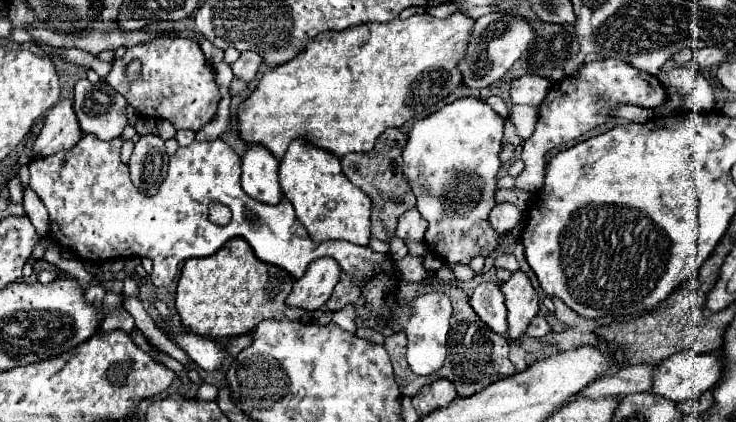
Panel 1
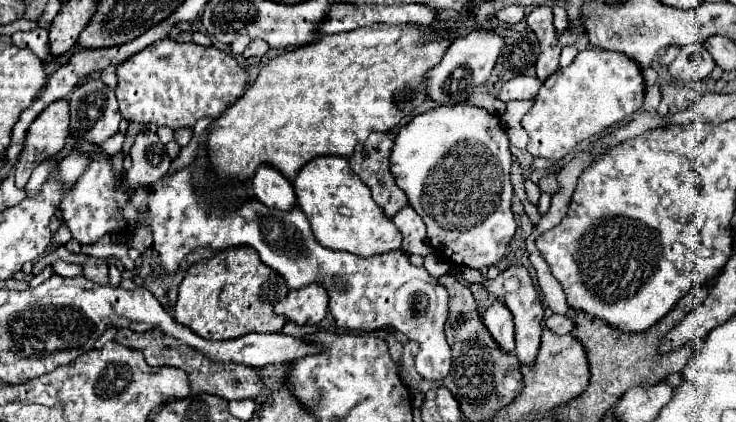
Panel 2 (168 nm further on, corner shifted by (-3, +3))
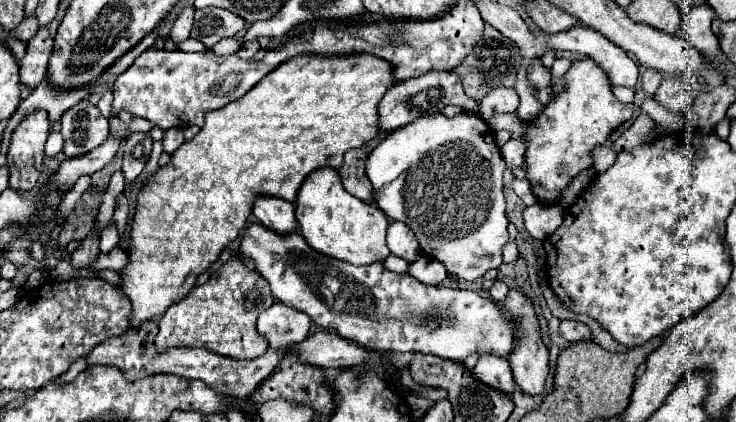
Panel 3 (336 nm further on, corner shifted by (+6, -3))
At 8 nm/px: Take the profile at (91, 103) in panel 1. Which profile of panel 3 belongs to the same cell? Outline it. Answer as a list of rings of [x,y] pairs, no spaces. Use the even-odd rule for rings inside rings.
[[[85,99],[63,113],[61,135],[65,139],[63,153],[67,157],[79,157],[109,137],[109,121]]]

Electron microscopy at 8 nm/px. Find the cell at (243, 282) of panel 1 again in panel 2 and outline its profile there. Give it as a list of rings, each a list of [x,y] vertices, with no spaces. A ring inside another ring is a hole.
[[[234,247],[190,267],[178,291],[174,319],[210,341],[238,339],[246,333],[280,333],[286,317],[276,315],[274,305],[286,295],[286,281],[260,261],[256,249]]]

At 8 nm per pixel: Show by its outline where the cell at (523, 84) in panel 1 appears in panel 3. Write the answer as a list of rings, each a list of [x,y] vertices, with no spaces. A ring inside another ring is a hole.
[[[497,87],[491,93],[487,93],[479,103],[479,115],[483,119],[489,119],[495,113],[517,111],[517,107],[519,107],[519,93],[515,91],[515,87]]]

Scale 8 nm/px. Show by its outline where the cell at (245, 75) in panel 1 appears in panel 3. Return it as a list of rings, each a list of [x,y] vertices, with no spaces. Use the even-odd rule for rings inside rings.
[[[257,39],[255,41],[245,41],[243,43],[243,47],[235,53],[239,59],[251,59],[251,57],[255,57],[255,53],[259,51],[259,43],[257,43]]]

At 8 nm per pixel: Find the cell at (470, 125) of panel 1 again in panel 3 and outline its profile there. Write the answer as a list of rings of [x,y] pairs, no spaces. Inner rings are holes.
[[[441,113],[421,117],[391,131],[367,159],[365,173],[375,187],[375,205],[393,221],[403,221],[415,231],[425,255],[441,261],[445,269],[465,281],[475,281],[487,269],[497,269],[503,261],[501,249],[507,243],[507,217],[503,199],[505,161],[495,143],[495,133],[477,113],[445,117]]]

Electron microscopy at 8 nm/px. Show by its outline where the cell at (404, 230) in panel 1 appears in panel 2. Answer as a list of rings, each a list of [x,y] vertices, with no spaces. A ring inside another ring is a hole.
[[[404,207],[394,215],[394,225],[398,227],[398,231],[402,233],[402,249],[404,253],[414,253],[414,255],[428,255],[430,243],[426,237],[426,227],[422,217],[412,209],[412,207]]]

